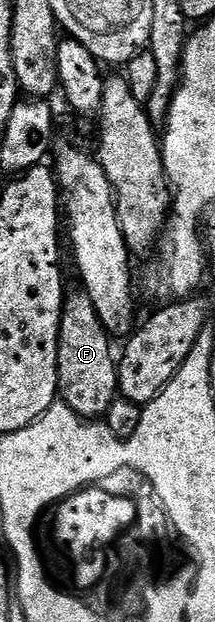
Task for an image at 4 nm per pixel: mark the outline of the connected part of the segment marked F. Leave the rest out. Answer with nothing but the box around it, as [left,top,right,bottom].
[57,288,119,420]

